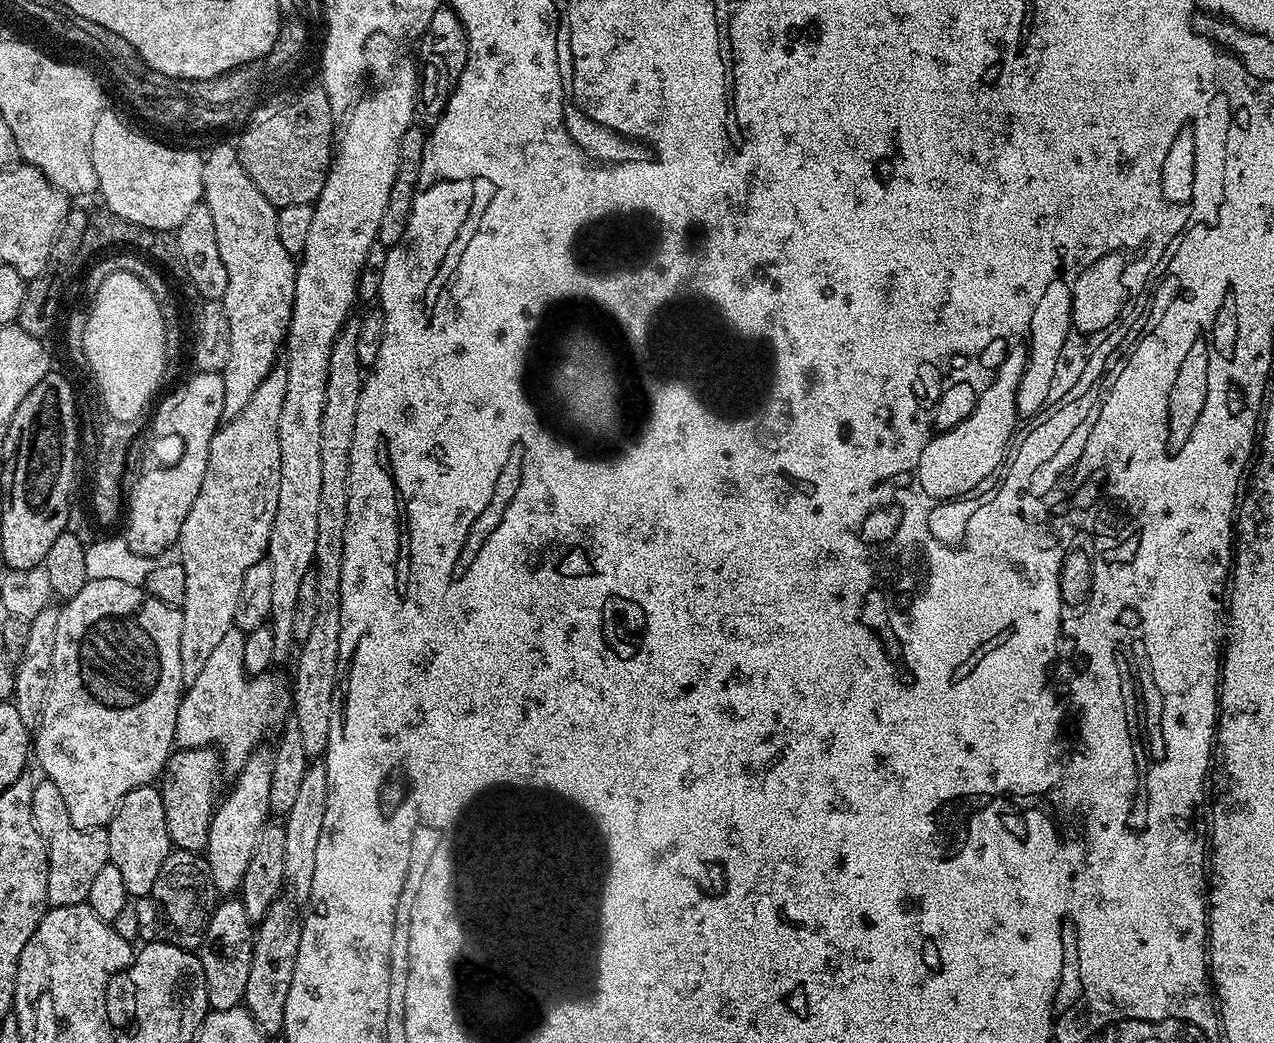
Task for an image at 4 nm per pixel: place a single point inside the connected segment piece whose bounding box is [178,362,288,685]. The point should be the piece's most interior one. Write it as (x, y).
(227, 531)

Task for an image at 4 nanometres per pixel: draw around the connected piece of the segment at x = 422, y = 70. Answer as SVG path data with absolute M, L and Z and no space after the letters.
M450 6L434 10L434 18L426 26L424 35L419 37L420 68L418 67L418 104L431 118L439 117L448 104L456 83L460 80L462 70L468 61L468 39L466 30L458 14Z

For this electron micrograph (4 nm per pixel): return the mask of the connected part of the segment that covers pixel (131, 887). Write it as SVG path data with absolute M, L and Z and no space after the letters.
M147 784L130 790L122 798L120 808L106 829L108 834L108 859L122 874L129 897L147 896L152 891L158 872L173 850L172 839L166 830L166 810L162 810L159 787Z

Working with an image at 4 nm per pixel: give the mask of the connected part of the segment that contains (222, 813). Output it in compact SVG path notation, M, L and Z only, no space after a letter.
M257 750L244 763L244 768L235 773L236 785L228 792L228 797L219 801L212 813L208 845L203 855L207 857L210 878L217 893L236 894L246 874L246 865L250 863L250 854L254 854L254 842L258 842L258 830L270 820L270 770L272 752Z

